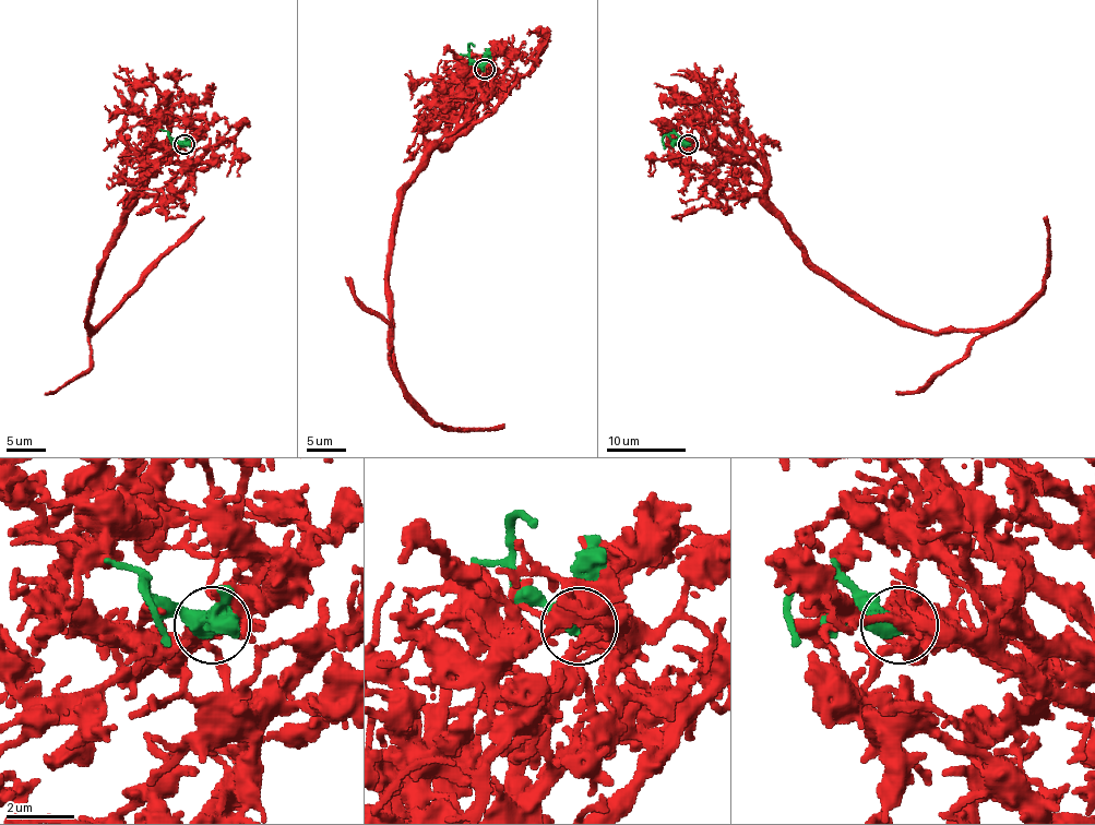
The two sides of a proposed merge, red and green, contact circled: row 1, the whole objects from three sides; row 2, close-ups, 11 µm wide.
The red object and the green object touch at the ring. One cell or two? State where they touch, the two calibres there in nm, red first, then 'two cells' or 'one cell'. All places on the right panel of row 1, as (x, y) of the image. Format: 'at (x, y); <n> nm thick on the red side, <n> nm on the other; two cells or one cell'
at (688, 144); 300 nm thick on the red side, 420 nm on the other; two cells

